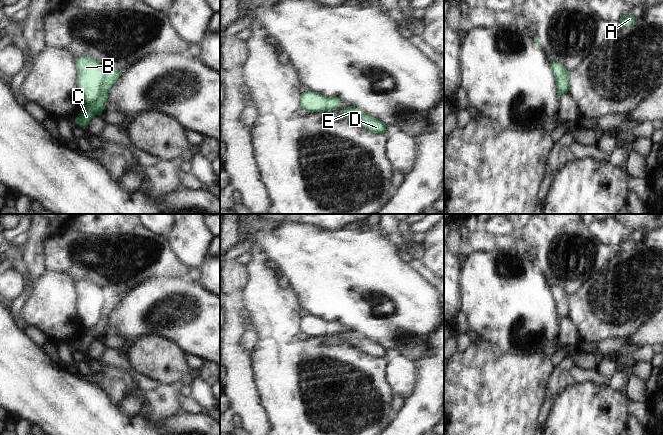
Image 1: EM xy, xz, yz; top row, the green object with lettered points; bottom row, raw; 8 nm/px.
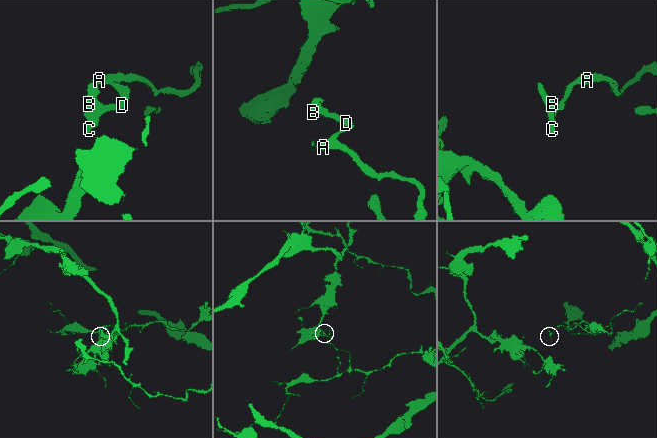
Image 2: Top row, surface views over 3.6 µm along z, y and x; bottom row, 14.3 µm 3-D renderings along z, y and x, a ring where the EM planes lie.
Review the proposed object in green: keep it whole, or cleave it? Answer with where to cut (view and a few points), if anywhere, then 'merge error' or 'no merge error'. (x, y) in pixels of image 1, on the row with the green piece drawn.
cut in xy along (104, 64), (105, 76), (100, 94), (93, 101), (83, 106); merge error

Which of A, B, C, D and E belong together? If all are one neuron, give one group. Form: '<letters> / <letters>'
A C D E / B

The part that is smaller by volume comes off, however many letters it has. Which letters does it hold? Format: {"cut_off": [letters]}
{"cut_off": ["B"]}

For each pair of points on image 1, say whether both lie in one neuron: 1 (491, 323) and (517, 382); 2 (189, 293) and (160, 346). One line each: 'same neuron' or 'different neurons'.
1: different neurons
2: different neurons

